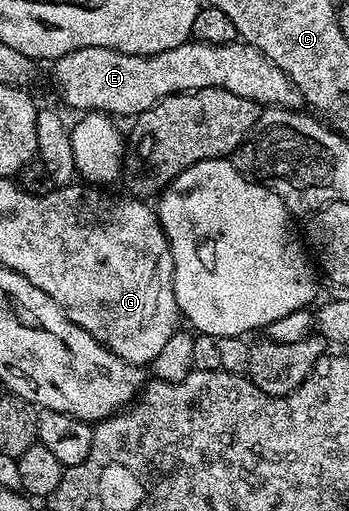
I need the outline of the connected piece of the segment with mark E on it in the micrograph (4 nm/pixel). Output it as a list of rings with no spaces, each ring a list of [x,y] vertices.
[[[189,40],[178,48],[157,54],[127,54],[110,48],[78,48],[51,63],[52,82],[64,102],[79,112],[101,112],[109,116],[135,116],[154,108],[171,94],[202,88],[222,88],[254,100],[262,108],[295,110],[301,105],[299,90],[258,48],[243,40],[215,46]]]

